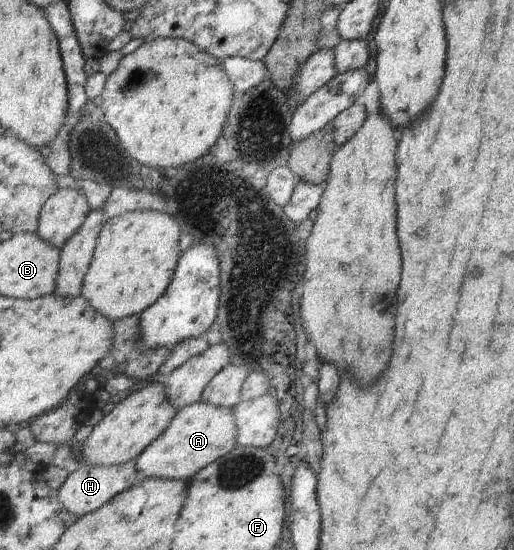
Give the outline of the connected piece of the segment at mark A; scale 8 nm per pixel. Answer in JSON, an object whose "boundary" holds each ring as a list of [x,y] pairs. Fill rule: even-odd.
{"boundary":[[[203,401],[182,408],[167,430],[149,448],[136,459],[136,466],[141,475],[149,478],[185,479],[191,480],[200,470],[227,456],[238,444],[238,422],[231,407],[218,407]]]}

